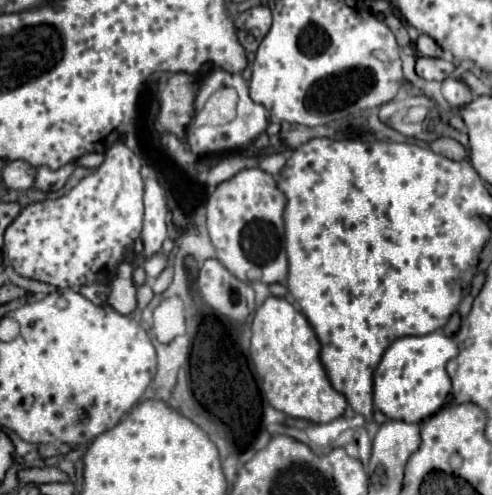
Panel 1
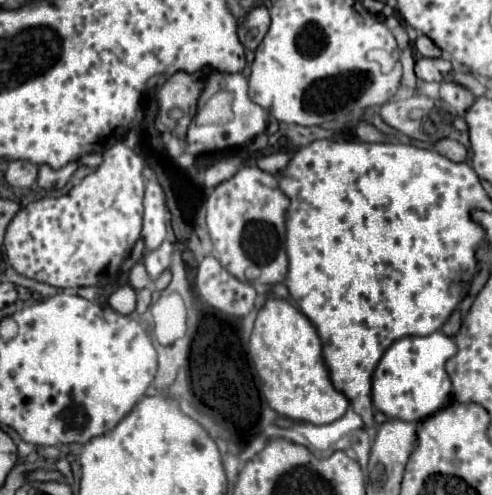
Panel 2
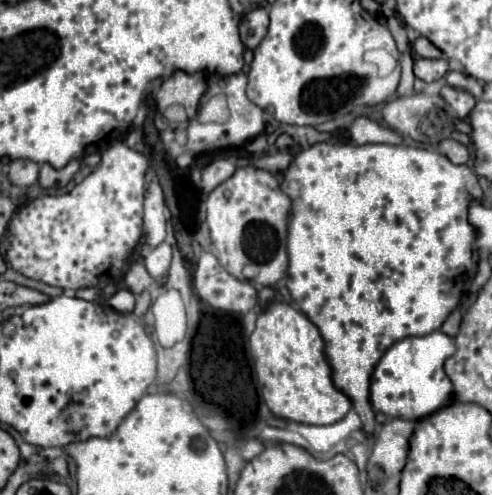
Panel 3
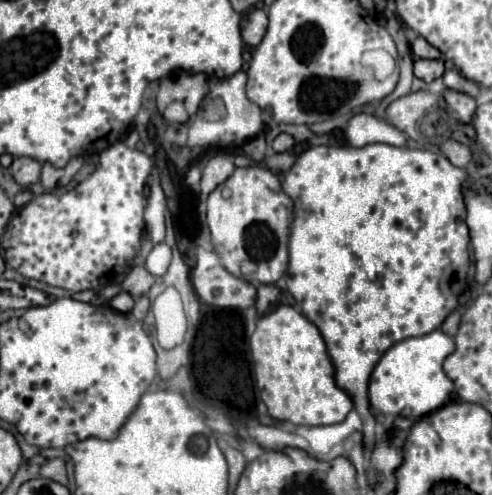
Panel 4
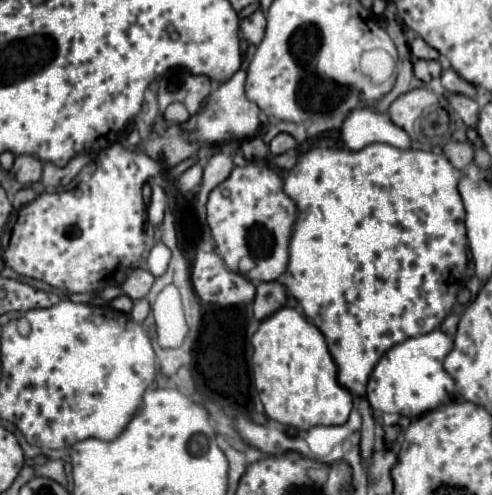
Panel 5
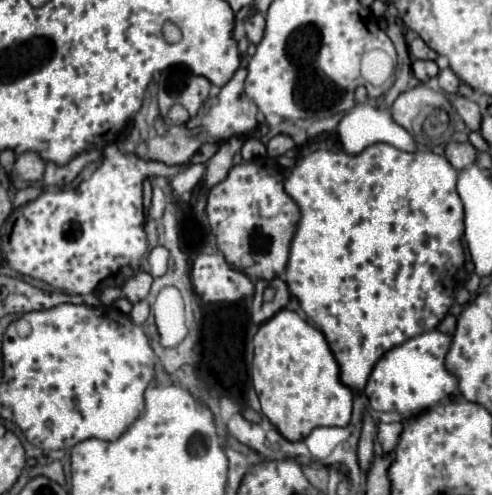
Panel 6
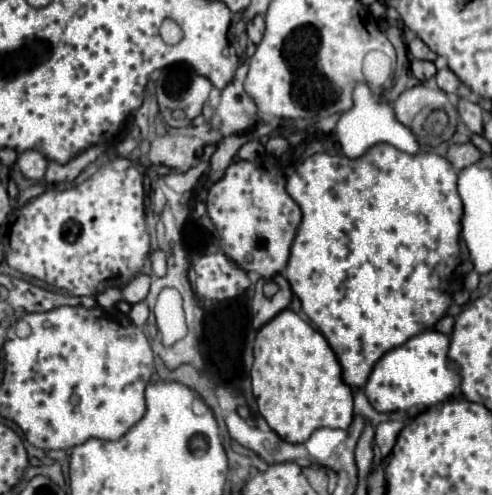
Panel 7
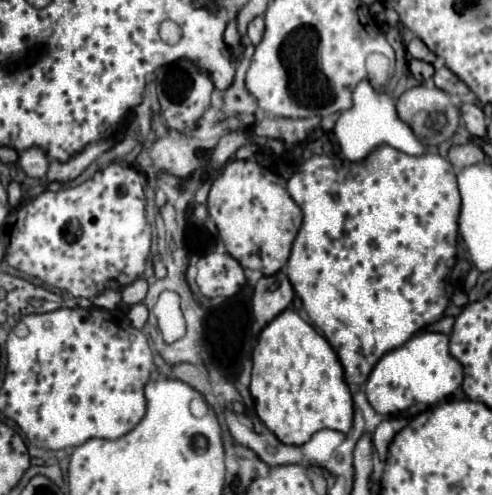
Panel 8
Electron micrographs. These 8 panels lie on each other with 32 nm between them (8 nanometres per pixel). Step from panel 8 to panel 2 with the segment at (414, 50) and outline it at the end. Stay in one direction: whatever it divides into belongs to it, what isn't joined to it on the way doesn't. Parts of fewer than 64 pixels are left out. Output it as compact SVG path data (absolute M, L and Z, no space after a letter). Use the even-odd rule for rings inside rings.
M418 36L414 42L414 48L416 48L418 56L426 56L426 58L440 58L442 56L442 50L428 36Z

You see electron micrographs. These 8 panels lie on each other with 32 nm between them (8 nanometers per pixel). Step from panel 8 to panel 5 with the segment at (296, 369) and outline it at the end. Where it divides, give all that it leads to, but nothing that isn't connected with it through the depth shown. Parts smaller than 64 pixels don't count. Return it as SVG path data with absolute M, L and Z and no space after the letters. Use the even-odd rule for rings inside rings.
M282 306L260 320L252 336L252 378L268 418L300 430L312 426L344 424L352 410L352 394L336 380L336 364L324 344L322 332L294 308Z

